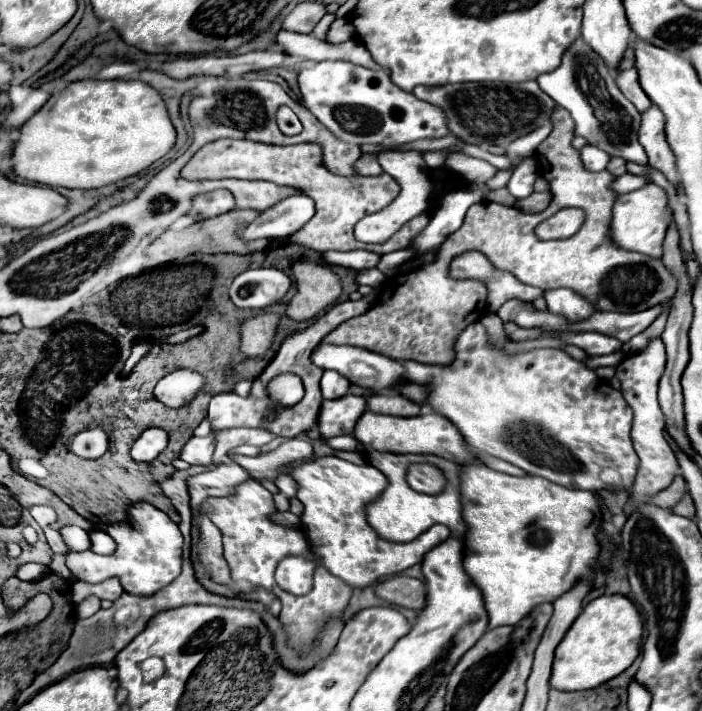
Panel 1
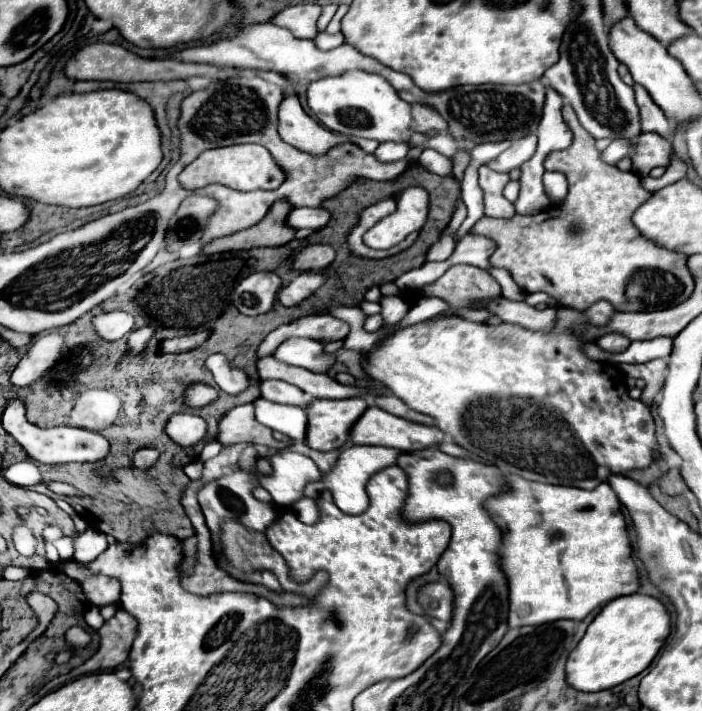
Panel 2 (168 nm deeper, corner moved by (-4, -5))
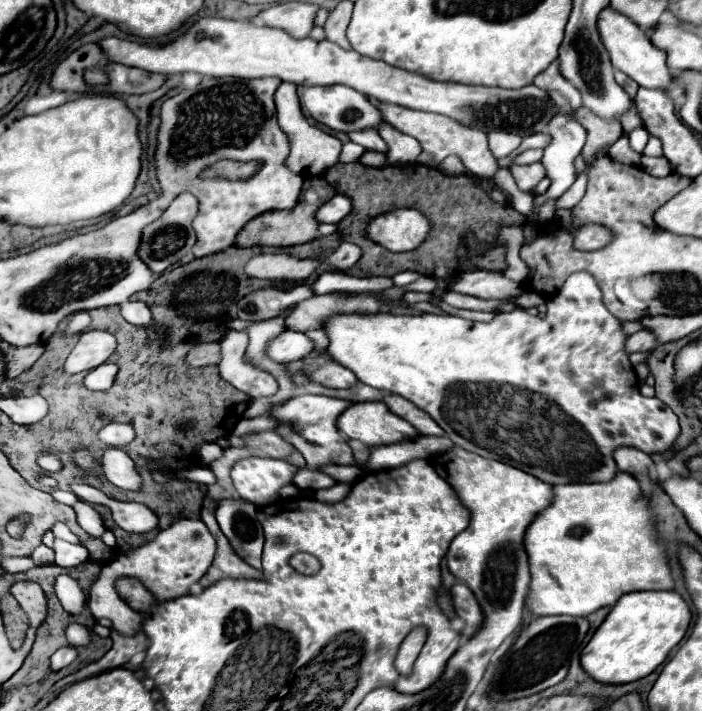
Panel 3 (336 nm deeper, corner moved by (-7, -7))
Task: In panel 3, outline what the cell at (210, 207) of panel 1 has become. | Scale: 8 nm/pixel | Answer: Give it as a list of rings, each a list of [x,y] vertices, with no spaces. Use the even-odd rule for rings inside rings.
[[[184,192],[184,194],[176,196],[174,202],[168,206],[168,210],[144,230],[140,256],[154,272],[164,272],[172,264],[180,262],[192,250],[192,246],[196,244],[196,236],[194,236],[194,228],[192,228],[192,220],[196,214],[198,214],[196,196],[190,192]]]

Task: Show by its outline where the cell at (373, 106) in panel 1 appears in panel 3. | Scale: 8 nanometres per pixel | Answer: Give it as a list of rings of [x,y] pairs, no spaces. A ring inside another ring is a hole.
[[[334,84],[334,86],[308,86],[304,88],[302,94],[304,106],[308,108],[310,116],[320,122],[326,124],[332,130],[338,132],[354,132],[354,130],[366,130],[366,128],[378,128],[378,124],[382,124],[382,112],[378,112],[378,108],[368,100],[366,94],[342,86],[342,84]]]

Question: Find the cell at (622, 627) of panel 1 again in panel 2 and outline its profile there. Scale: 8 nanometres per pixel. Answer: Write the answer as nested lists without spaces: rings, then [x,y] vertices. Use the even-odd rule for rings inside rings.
[[[629,594],[611,600],[589,624],[583,640],[569,654],[567,682],[583,692],[613,688],[641,674],[663,648],[671,632],[671,616],[663,602],[645,594]]]

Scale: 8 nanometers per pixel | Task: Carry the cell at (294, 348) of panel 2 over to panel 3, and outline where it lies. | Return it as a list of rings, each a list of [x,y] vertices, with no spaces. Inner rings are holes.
[[[284,330],[276,340],[268,346],[268,356],[278,364],[292,364],[304,360],[314,350],[314,342],[300,332]]]

